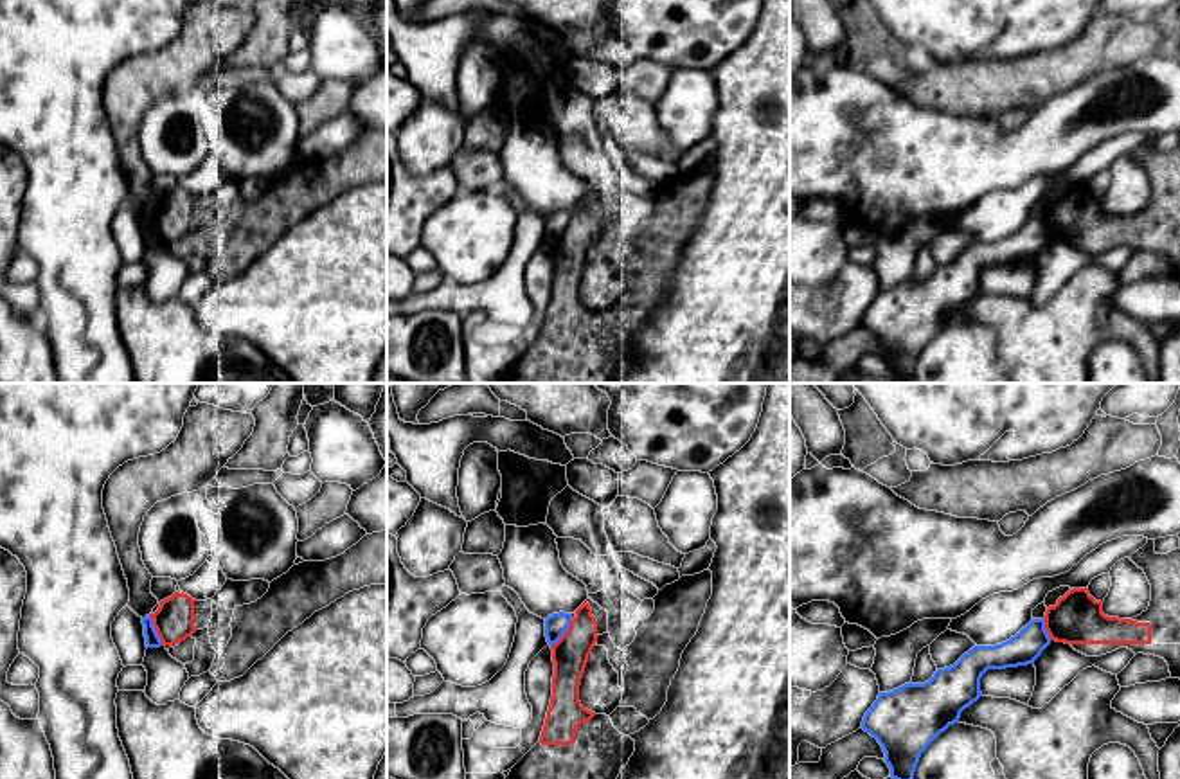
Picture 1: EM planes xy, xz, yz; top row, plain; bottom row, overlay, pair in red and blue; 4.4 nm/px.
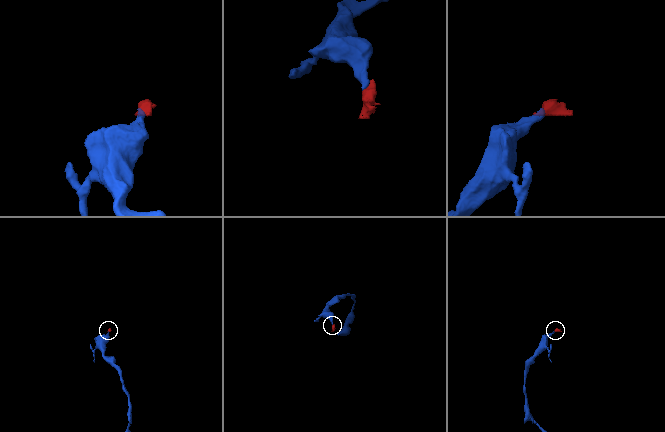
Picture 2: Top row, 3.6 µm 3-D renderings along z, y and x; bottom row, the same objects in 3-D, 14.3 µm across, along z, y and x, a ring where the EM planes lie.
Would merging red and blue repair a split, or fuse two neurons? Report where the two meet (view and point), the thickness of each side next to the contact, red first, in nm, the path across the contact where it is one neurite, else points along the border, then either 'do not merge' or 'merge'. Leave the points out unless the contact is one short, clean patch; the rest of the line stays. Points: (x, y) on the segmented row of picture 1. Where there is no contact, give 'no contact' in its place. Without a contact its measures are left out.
meets red in xy at (155, 628); 180 nm thick on the red side, 60 nm on the other; border along xy (150, 614), (162, 644); do not merge

